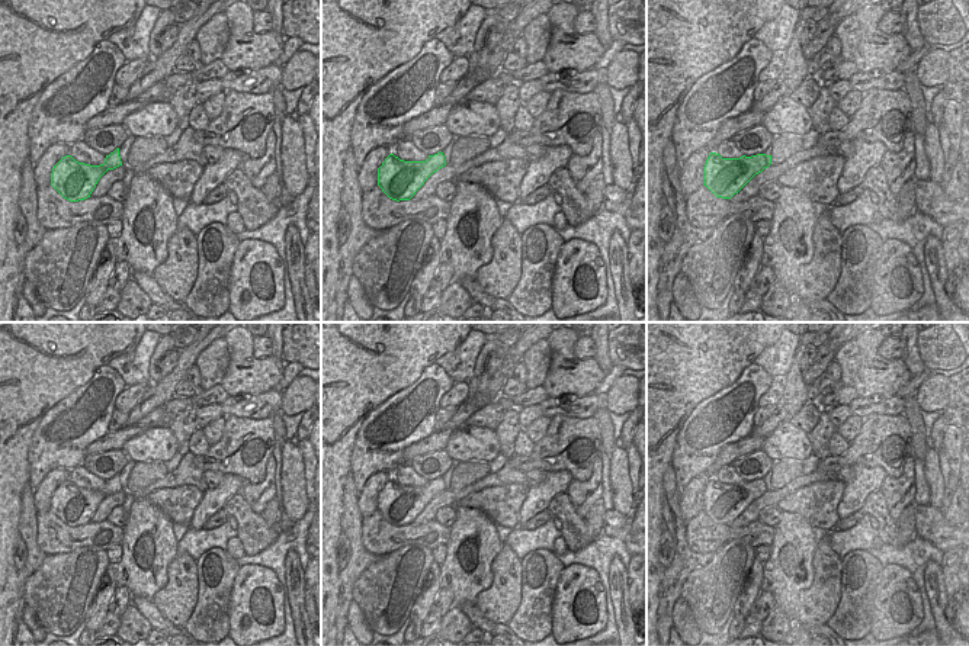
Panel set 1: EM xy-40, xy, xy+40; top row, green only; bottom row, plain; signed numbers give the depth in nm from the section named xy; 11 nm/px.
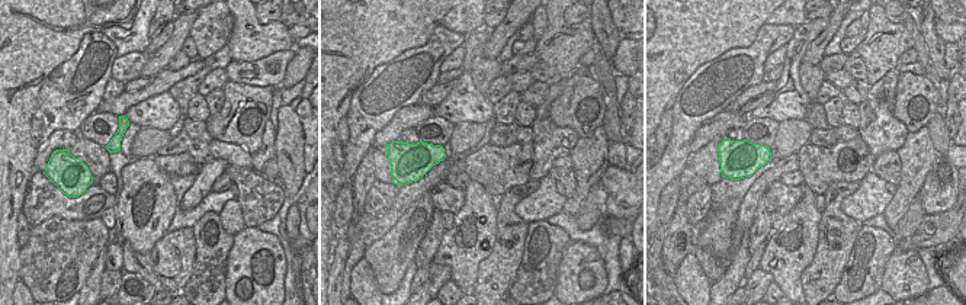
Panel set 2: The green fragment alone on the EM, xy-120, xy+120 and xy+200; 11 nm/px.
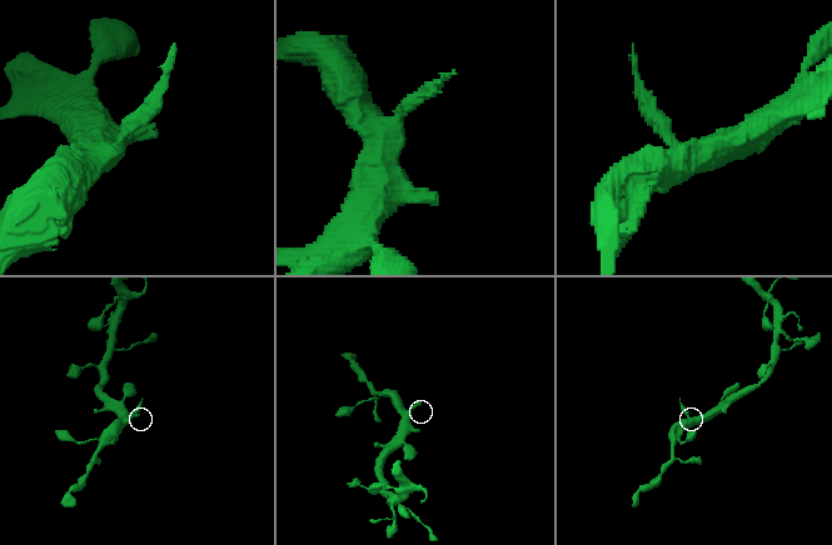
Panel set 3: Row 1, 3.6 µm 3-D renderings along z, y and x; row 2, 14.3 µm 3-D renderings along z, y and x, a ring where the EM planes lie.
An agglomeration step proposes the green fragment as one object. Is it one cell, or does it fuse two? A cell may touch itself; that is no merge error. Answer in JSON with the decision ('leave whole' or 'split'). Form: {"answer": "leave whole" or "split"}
{"answer": "leave whole"}

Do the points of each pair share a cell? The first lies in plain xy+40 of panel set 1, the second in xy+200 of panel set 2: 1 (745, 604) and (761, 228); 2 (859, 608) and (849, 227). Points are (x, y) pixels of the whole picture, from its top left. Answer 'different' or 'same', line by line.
1: same
2: different

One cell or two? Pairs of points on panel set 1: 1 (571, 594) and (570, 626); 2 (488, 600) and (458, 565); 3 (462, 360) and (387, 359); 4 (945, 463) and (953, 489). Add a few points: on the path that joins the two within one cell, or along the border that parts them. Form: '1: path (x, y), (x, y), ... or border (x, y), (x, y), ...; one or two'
1: path (571, 601), (568, 606), (570, 619); one
2: border (493, 559), (491, 584), (474, 601); two
3: border (464, 340), (453, 350), (443, 353), (435, 363); two
4: path (946, 469), (950, 484); one

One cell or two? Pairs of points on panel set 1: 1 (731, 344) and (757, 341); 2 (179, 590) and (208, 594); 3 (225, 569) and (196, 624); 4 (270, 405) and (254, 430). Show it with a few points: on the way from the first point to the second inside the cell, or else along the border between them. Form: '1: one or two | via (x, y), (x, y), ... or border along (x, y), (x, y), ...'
1: one | via (737, 341), (751, 341)
2: two | border along (196, 561), (196, 604), (185, 624)
3: one | via (220, 582), (214, 588), (209, 611)
4: two | border along (228, 414), (269, 418)

